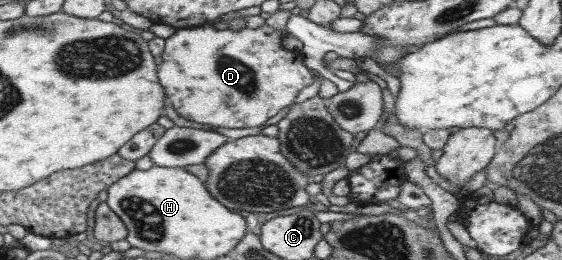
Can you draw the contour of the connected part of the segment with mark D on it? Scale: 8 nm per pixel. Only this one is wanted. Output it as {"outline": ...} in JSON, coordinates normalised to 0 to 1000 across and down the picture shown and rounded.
{"outline":[[[374,92],[311,115],[292,150],[285,246],[278,269],[297,400],[306,408],[320,454],[352,477],[395,492],[466,485],[555,315],[557,292],[541,254],[537,215],[498,173],[498,146],[507,131],[507,115],[502,123],[472,92],[450,112],[434,104],[427,119],[384,115]]]}

